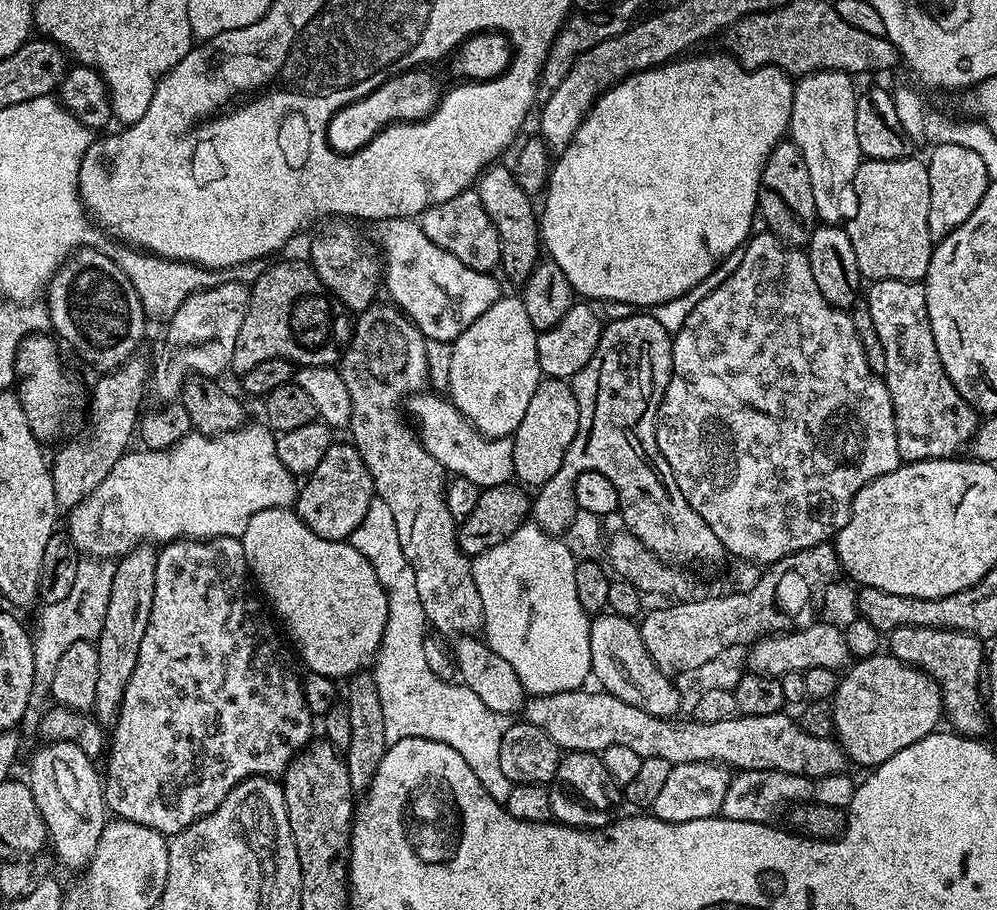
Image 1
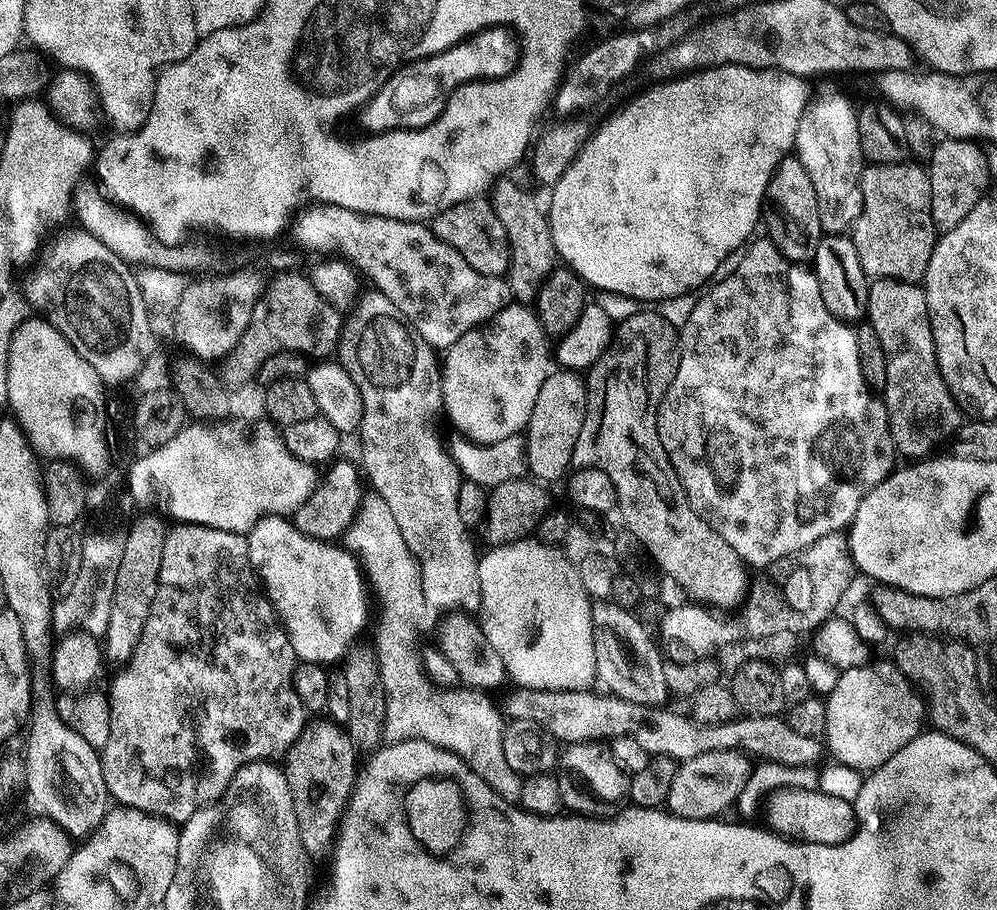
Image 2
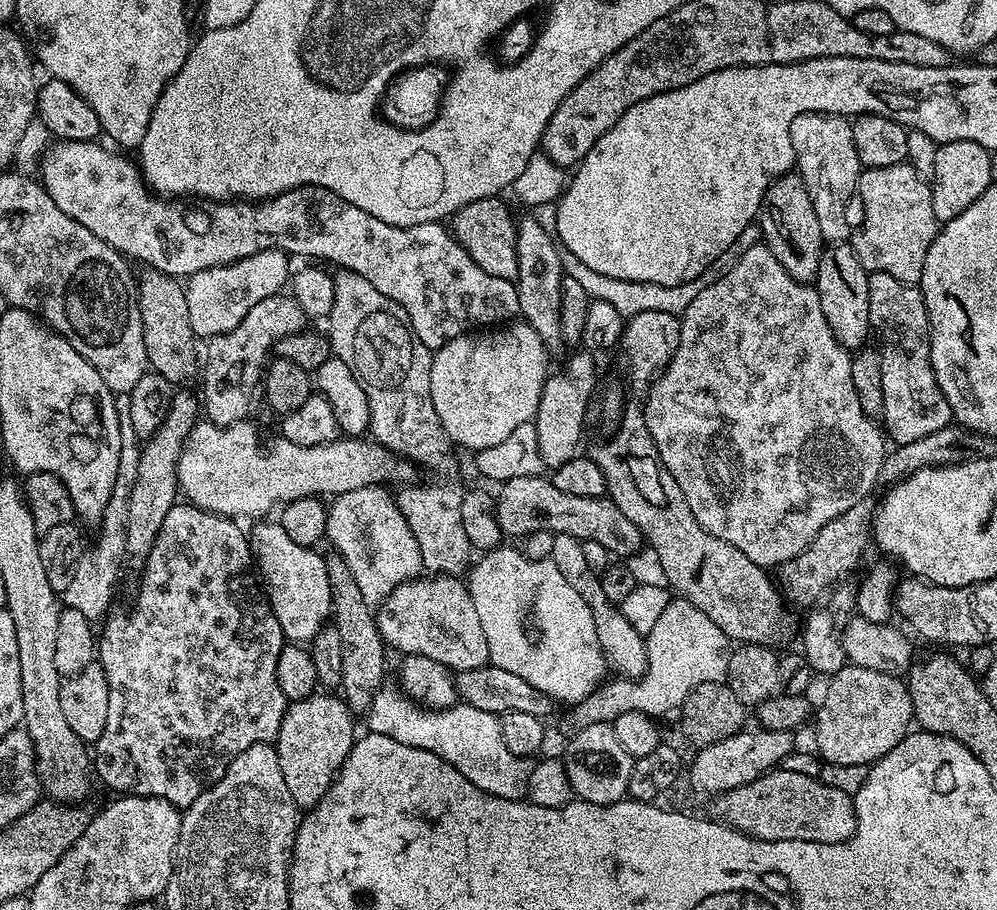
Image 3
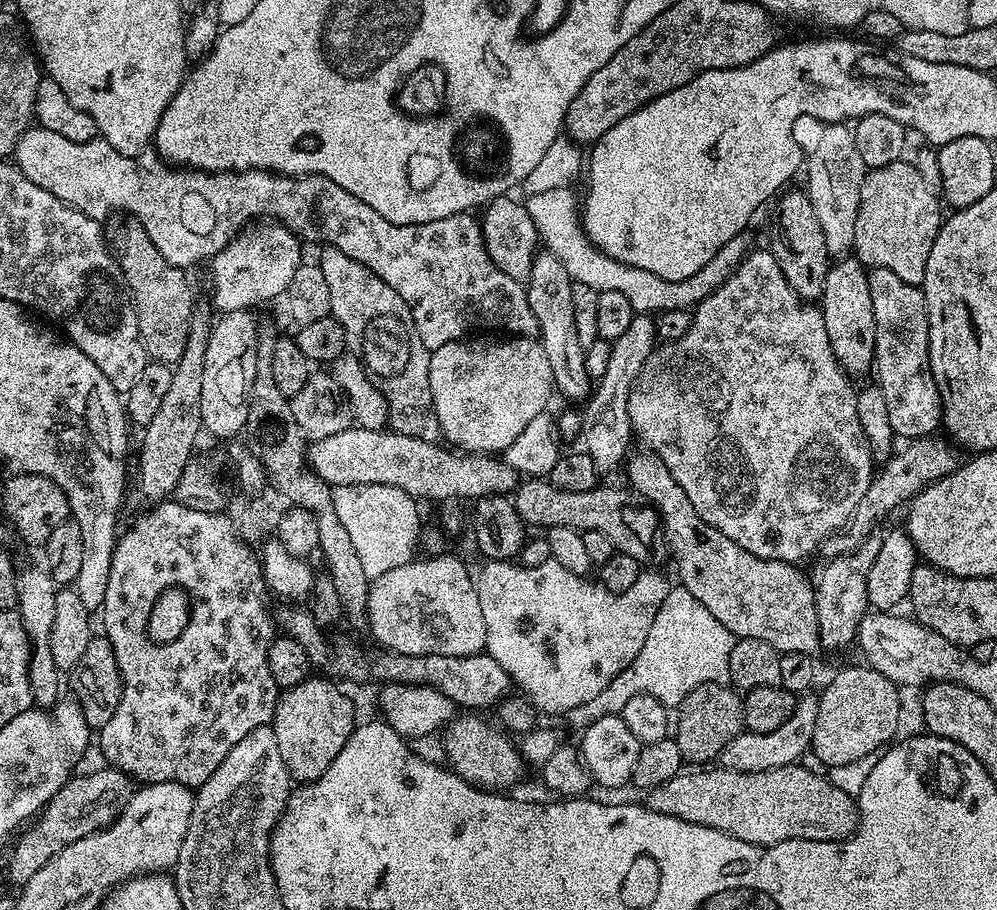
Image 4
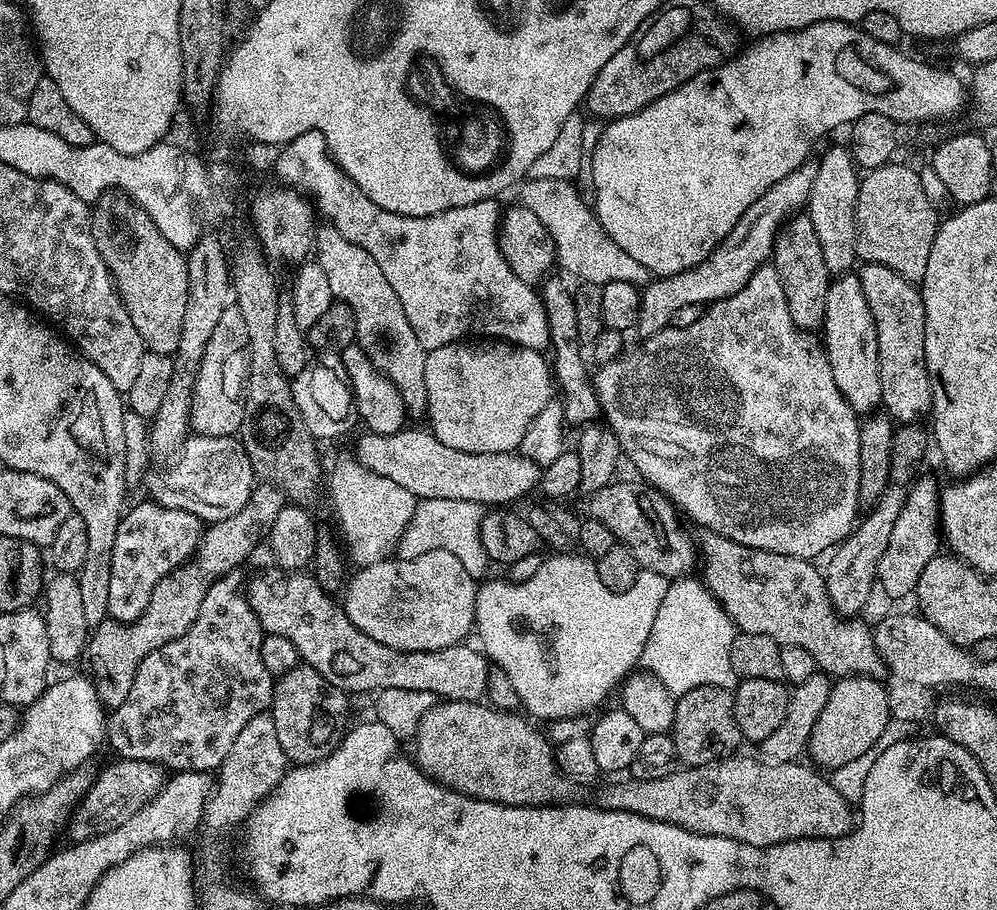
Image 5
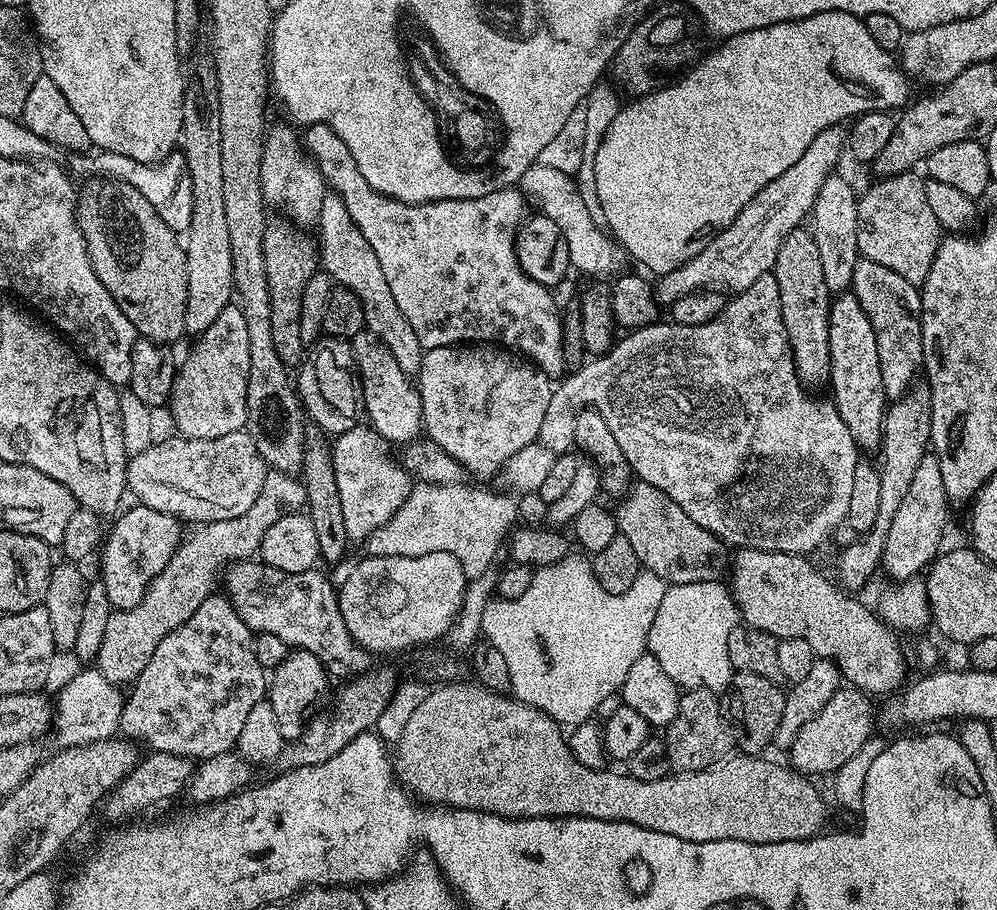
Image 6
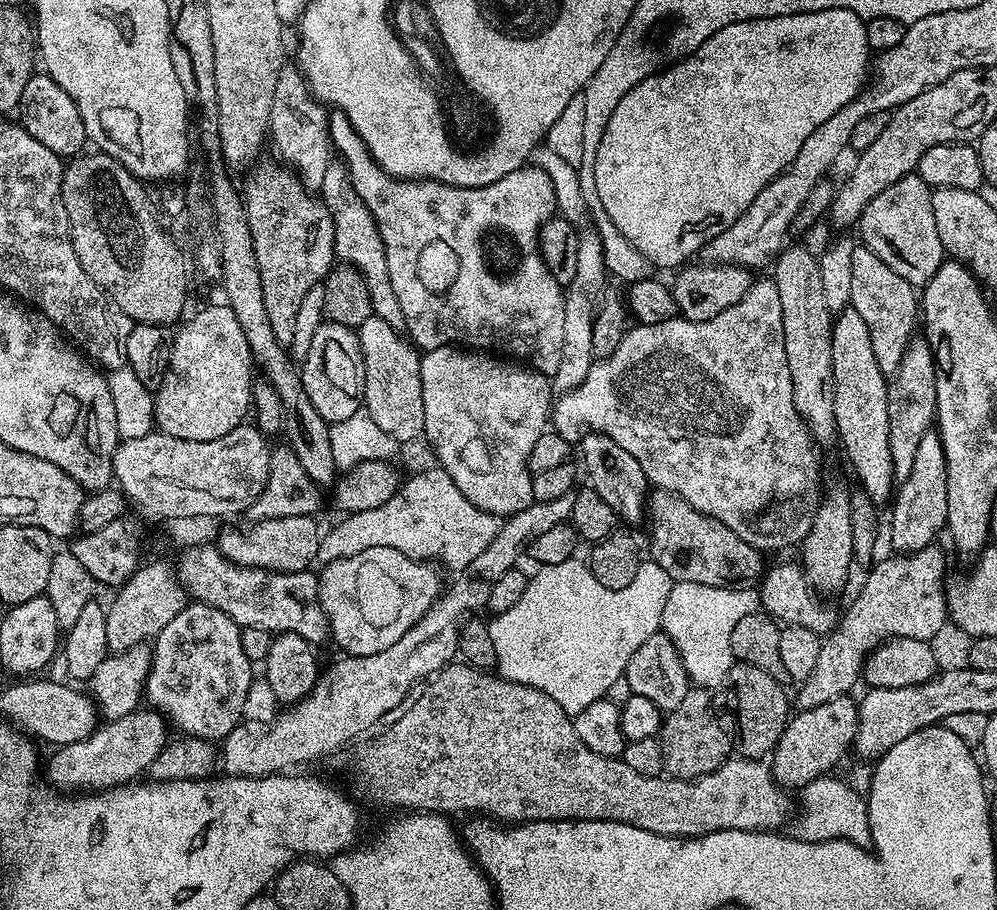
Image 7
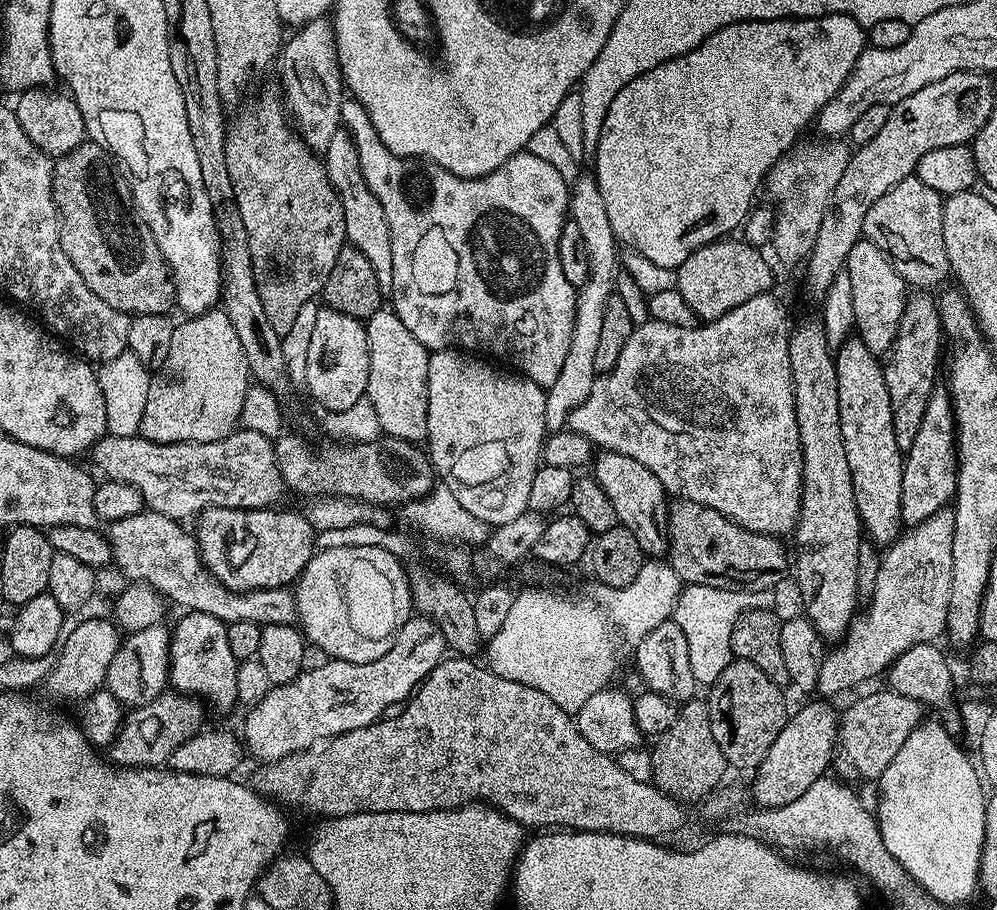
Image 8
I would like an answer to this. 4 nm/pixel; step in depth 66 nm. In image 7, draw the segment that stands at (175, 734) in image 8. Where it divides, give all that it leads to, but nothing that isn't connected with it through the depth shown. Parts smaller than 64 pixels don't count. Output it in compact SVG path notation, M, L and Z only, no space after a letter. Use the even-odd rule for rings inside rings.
M137 710L115 722L97 727L89 740L79 740L55 749L48 760L48 780L56 788L69 788L69 793L81 790L103 790L127 786L143 777L148 767L169 744L169 725L159 711ZM105 727L105 728L104 728ZM141 775L141 776L140 776ZM82 788L82 789L79 789Z

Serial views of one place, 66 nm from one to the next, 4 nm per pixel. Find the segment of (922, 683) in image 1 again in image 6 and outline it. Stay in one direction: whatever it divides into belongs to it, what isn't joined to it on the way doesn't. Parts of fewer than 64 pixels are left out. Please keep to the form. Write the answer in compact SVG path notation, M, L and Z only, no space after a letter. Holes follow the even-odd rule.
M842 686L822 706L815 718L810 718L806 726L798 732L798 738L794 738L790 755L791 767L801 774L807 774L809 777L817 778L823 772L833 774L838 771L844 762L849 761L862 750L862 746L868 739L874 735L872 727L878 720L878 708L875 708L873 697L860 689L851 686Z

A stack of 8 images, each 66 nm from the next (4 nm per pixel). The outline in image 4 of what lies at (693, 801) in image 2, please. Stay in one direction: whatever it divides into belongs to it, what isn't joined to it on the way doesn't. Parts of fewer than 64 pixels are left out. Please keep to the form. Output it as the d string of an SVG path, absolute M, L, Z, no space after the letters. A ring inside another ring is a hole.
M804 694L797 699L794 710L778 730L758 734L747 730L735 736L728 745L720 751L719 767L729 768L735 772L761 772L774 770L787 764L795 764L803 752L807 753L814 738L814 722L818 722L818 699L815 695Z

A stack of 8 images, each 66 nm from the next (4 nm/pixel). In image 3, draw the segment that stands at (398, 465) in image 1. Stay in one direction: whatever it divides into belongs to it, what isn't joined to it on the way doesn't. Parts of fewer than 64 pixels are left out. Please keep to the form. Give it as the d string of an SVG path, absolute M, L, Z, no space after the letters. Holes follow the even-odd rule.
M342 268L332 280L334 300L332 312L326 317L326 335L332 341L335 356L354 370L354 378L366 390L371 439L413 465L421 464L440 476L454 475L454 445L434 410L434 398L430 398L433 349L416 337L408 325L406 310L366 282L362 274ZM452 480L416 484L413 488L404 488L395 493L396 505L402 510L414 538L418 538L418 550L422 554L424 568L430 570L429 573L459 577L469 567L468 555L473 555L474 549L462 526L464 494L465 489L459 488Z

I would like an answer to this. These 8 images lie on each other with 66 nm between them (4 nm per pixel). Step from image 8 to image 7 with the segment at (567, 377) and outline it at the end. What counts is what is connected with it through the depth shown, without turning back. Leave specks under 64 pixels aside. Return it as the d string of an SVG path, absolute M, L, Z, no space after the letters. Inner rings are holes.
M595 230L579 233L578 266L574 266L574 278L564 288L564 318L562 321L562 358L558 358L558 370L550 377L553 393L563 394L586 382L590 366L596 360L594 354L594 310L596 299L609 279L608 267L604 265L602 242Z

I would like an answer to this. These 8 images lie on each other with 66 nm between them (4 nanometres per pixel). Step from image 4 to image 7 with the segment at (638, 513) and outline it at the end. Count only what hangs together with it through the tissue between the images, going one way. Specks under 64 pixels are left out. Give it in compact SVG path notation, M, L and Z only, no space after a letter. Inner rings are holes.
M656 488L648 497L646 525L648 548L655 560L675 583L692 582L703 586L751 589L759 585L765 571L761 549L742 542L736 534L714 518L694 510L682 497Z

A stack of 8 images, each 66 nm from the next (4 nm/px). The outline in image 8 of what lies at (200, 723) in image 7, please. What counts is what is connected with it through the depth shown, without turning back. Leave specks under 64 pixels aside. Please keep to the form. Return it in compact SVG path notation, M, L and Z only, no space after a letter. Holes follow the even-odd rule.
M185 611L183 615L176 628L171 631L171 685L177 691L202 697L205 701L210 700L218 708L235 705L239 661L234 658L230 649L228 625L223 620L214 618L214 614Z

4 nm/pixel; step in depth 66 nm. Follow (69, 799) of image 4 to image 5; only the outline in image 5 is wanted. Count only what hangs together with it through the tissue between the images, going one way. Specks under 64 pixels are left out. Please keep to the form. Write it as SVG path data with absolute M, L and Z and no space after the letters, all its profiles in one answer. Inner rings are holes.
M117 759L117 764L108 764L89 783L80 803L76 805L66 825L69 841L89 840L106 834L122 822L127 822L132 815L138 814L146 802L150 802L164 788L166 772L159 764L150 761Z

